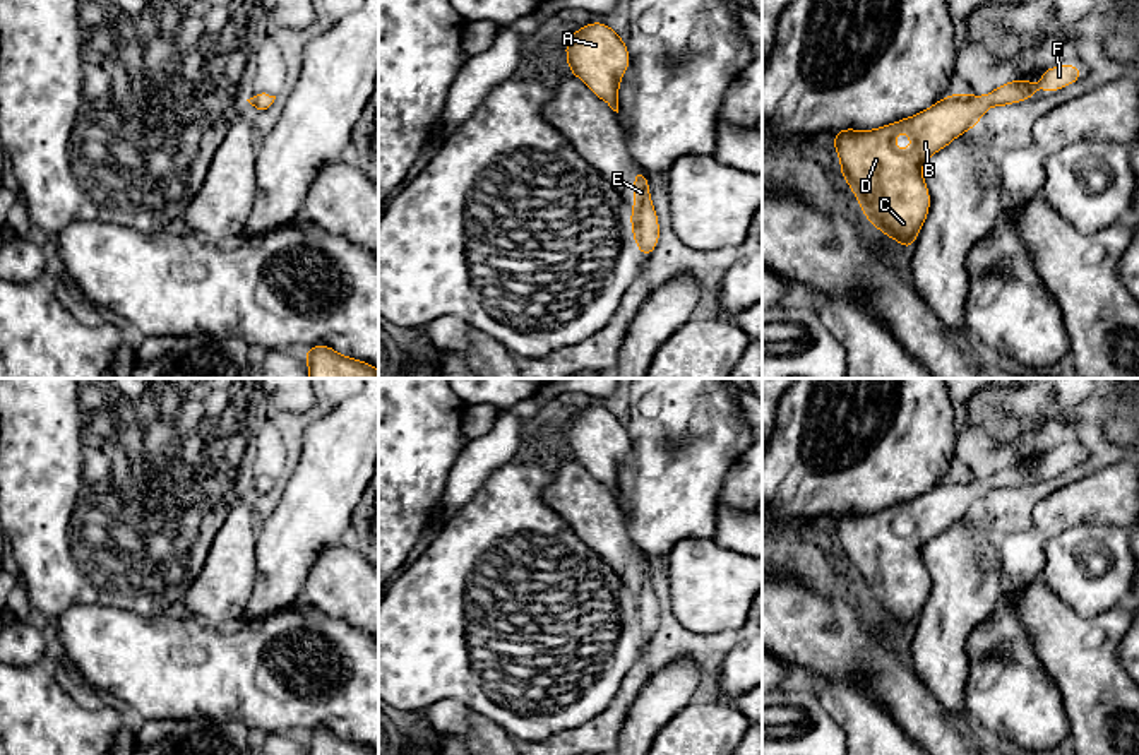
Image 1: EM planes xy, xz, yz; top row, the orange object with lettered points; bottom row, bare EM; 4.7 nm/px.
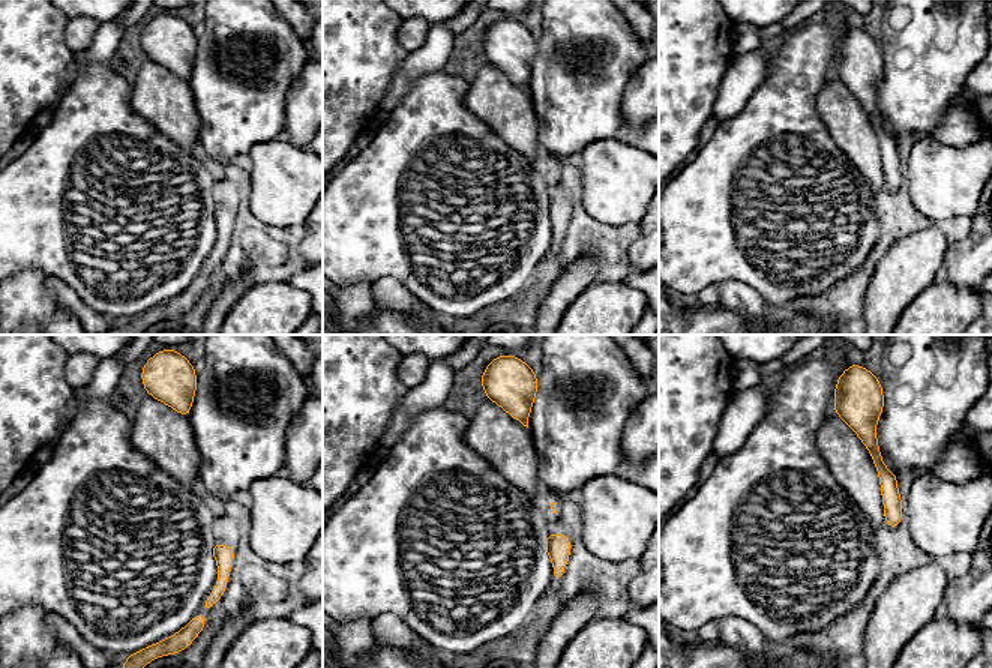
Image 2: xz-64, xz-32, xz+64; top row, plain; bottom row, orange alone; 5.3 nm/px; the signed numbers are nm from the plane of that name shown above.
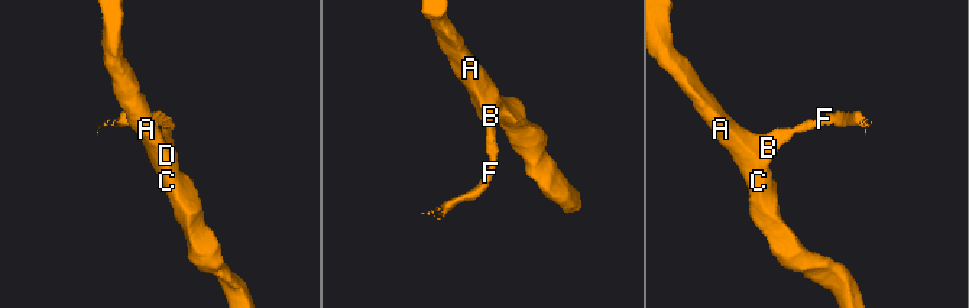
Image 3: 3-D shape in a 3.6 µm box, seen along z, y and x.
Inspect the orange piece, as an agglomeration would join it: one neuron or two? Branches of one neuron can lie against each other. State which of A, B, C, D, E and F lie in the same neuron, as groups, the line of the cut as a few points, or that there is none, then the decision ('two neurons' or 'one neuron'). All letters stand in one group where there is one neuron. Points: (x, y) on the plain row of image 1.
A B C D E F; no cut; one neuron

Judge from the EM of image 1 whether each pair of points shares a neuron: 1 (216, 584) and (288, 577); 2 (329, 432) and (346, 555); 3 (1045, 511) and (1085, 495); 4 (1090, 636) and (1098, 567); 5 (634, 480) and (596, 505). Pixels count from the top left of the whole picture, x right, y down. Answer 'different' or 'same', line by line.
1: different
2: different
3: same
4: different
5: different

